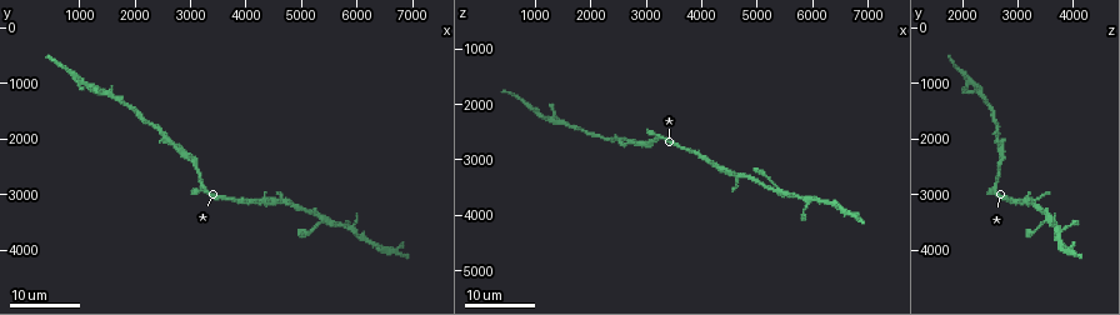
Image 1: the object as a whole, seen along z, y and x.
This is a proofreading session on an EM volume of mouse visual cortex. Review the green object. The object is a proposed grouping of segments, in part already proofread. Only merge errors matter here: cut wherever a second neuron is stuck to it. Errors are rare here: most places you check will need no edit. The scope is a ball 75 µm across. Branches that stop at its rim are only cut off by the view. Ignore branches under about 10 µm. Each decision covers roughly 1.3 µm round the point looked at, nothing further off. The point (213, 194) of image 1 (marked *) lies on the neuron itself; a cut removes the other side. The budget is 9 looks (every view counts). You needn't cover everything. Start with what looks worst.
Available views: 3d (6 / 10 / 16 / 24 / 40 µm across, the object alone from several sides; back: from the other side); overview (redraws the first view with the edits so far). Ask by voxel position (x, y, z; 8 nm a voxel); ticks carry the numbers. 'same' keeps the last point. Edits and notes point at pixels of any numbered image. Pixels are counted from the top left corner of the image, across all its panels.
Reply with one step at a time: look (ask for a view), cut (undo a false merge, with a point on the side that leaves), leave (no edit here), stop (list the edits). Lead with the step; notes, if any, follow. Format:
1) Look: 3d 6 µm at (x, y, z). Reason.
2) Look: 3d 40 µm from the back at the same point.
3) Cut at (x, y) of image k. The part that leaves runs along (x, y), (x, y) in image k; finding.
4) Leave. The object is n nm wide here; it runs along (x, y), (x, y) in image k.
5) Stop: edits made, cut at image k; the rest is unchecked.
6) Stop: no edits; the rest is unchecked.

Look: 3d 16 µm at (5250, 3300, 3500). Calibre changes.

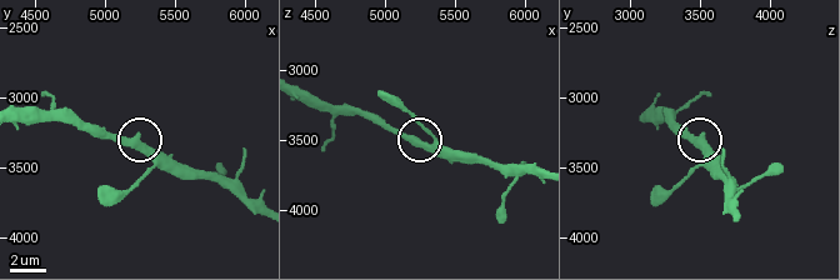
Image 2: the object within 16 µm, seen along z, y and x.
Look: 3d 6 µm at (5240, 3320, 3500).

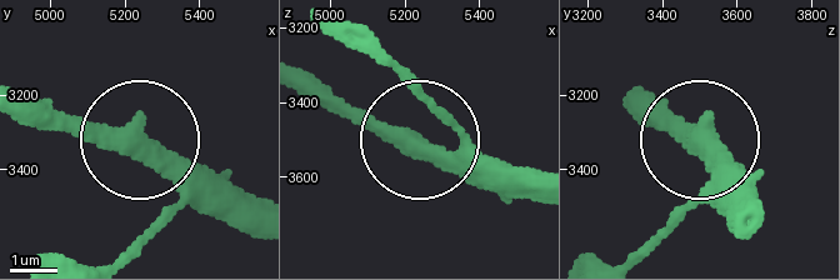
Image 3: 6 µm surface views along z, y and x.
Leave. It runs along (29, 106), (125, 130), (216, 218) in image 3; continuous, no second neuron.

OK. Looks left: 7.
Look: 3d 16 µm at (3050, 2400, 2700). Calibre changes.

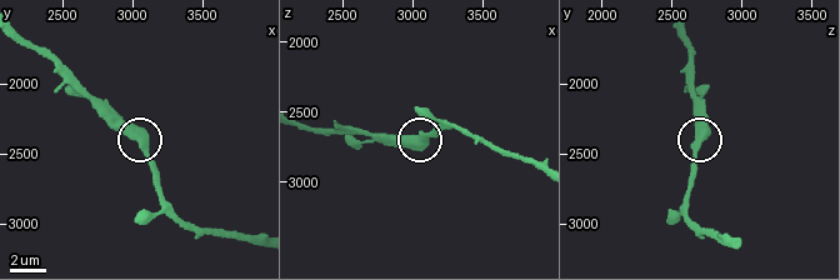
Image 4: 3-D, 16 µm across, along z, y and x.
Look: 3d 6 µm at (3020, 2400, 2680). Closer look.

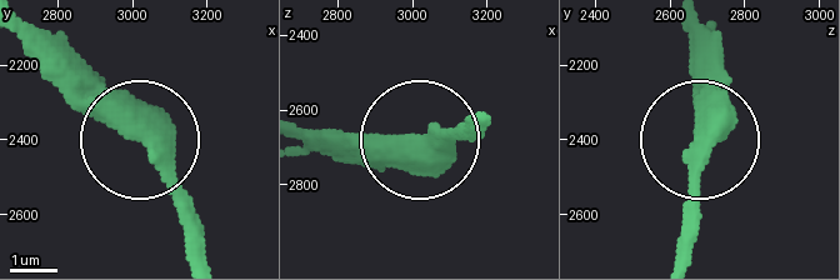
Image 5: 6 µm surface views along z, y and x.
Leave. It runs along (200, 254), (193, 206), (153, 146), (49, 44) in image 5; all the same neuron.

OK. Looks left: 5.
Look: 3d 16 µm at (2450, 1850, 2650). Sudden change in width.

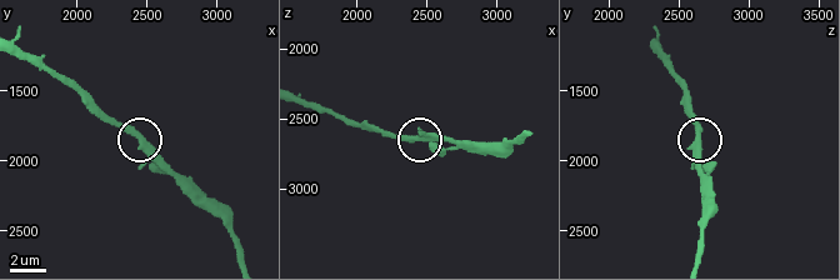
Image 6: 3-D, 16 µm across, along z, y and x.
Look: 3d 10 µm at (2420, 1820, 2620).

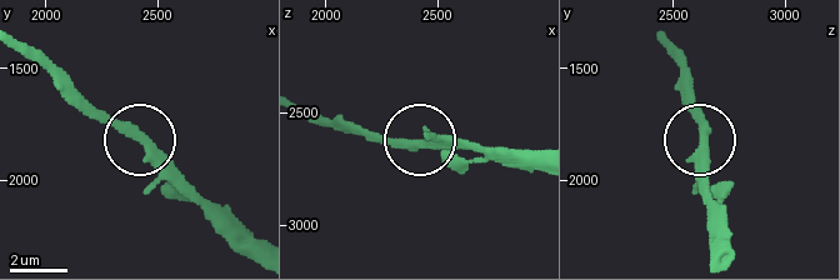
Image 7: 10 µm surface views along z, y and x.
Look: 3d 6 µm at (2420, 1830, 2630).

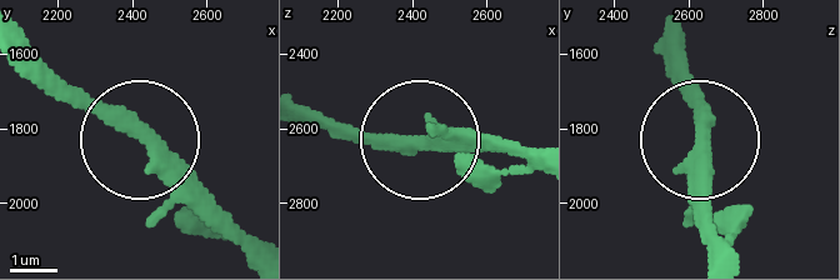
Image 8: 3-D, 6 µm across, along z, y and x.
Leave. It runs along (538, 158), (303, 121) in image 8; continuous, no second neuron.

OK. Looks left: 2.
Look: 3d 24 µm at (1800, 1350, 2450). A narrow waist.

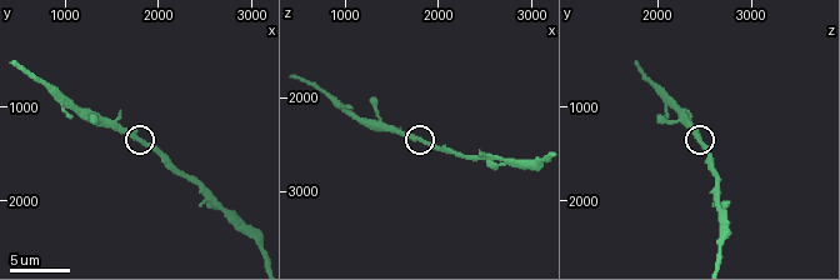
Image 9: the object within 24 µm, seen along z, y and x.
Look: 3d 10 µm at (1800, 1350, 2450). Closer look.

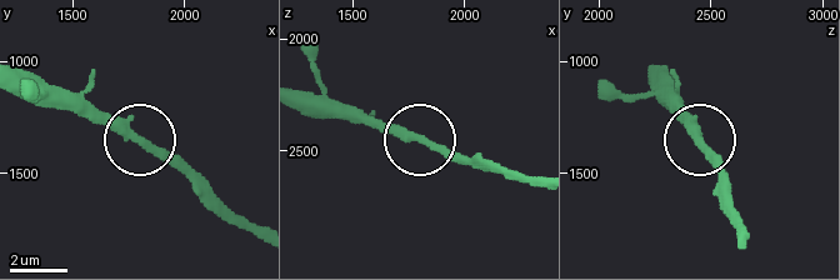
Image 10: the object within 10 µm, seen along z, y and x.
Leave. One neuron here.

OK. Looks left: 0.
Stop: no edits; the rest is unchecked.

